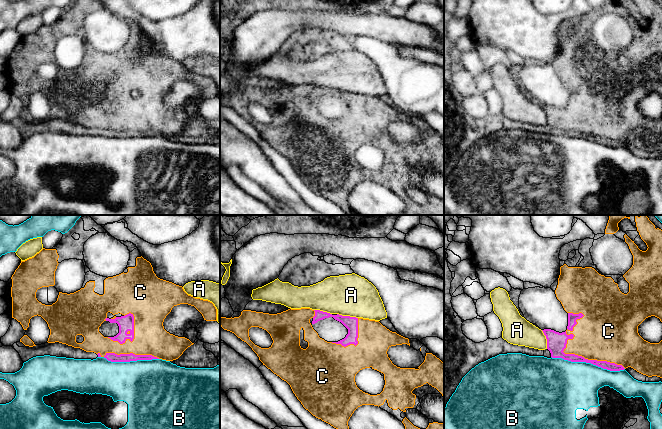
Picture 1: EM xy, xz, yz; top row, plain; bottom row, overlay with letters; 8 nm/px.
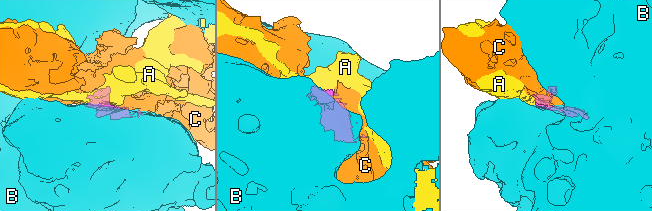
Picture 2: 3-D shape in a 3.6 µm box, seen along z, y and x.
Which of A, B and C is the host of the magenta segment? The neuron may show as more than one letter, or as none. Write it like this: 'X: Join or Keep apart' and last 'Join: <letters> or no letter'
A: Keep apart
B: Keep apart
C: Join
Join: C

